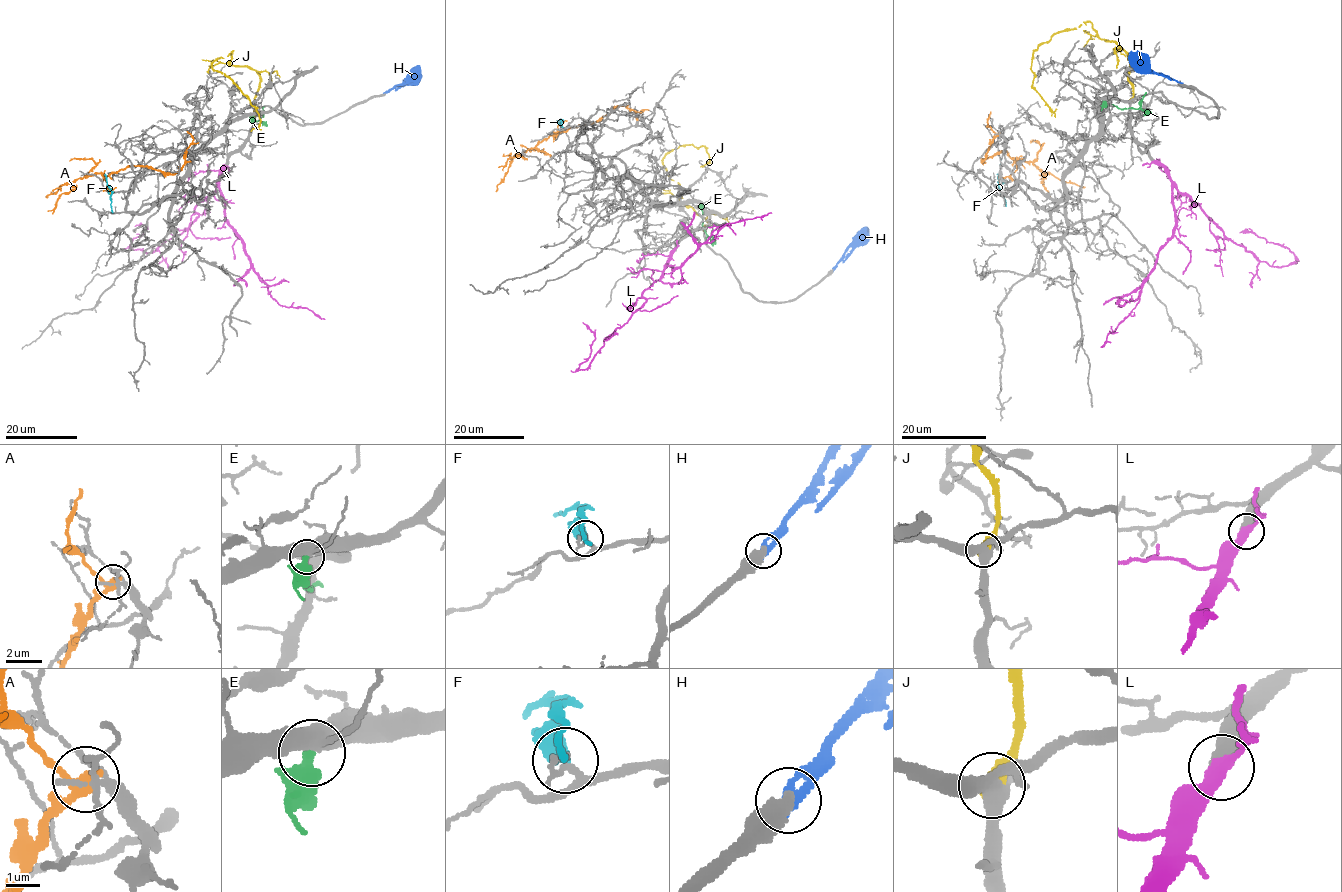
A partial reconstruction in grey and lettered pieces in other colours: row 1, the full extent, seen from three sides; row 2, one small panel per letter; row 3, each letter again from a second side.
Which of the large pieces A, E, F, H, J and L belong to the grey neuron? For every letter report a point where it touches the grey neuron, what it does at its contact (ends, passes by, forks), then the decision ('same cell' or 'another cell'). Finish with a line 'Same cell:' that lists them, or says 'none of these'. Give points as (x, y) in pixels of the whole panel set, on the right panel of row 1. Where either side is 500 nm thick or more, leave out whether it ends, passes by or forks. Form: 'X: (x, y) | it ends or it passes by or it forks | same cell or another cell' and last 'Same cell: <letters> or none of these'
A: (998, 134) | it passes by | another cell
E: (1104, 100) | another cell
F: (1005, 182) | same cell
H: (1180, 83) | another cell
J: (1130, 101) | it ends | another cell
L: (1153, 160) | same cell
Same cell: F, L

